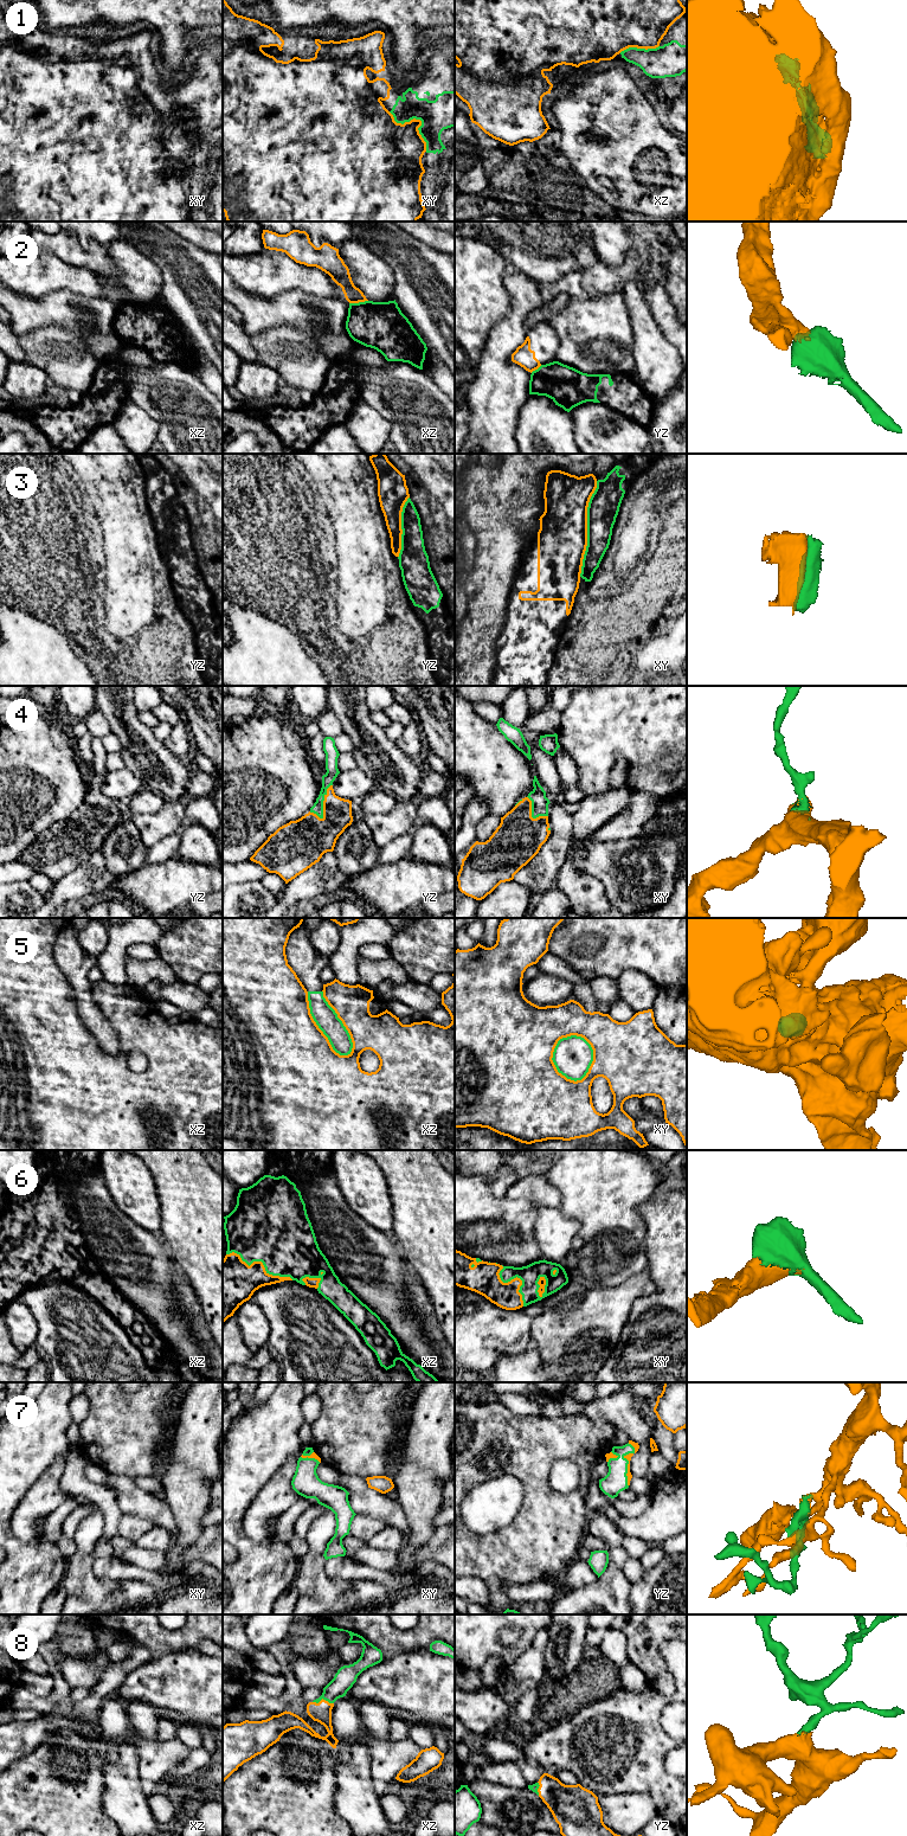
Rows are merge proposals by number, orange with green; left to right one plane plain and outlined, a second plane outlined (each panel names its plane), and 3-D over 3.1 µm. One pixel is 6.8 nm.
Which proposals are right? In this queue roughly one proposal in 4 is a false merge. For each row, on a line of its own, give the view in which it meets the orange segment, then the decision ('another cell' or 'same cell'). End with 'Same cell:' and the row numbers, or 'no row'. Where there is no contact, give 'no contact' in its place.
1: contact in xy; same cell
2: contact in xz; another cell
3: contact in xy; another cell
4: contact in yz; same cell
5: contact in xz; another cell
6: contact in xz; same cell
7: contact in yz; same cell
8: contact in xz; same cell
Same cell: 1, 4, 6, 7, 8

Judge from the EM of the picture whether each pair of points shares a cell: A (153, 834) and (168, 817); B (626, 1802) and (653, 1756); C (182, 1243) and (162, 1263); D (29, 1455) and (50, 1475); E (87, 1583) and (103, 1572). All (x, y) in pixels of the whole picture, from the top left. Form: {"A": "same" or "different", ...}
{"A": "same", "B": "different", "C": "different", "D": "different", "E": "different"}

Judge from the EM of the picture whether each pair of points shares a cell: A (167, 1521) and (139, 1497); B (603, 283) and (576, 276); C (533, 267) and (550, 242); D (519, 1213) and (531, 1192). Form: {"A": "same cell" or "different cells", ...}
{"A": "same cell", "B": "different cells", "C": "same cell", "D": "different cells"}

